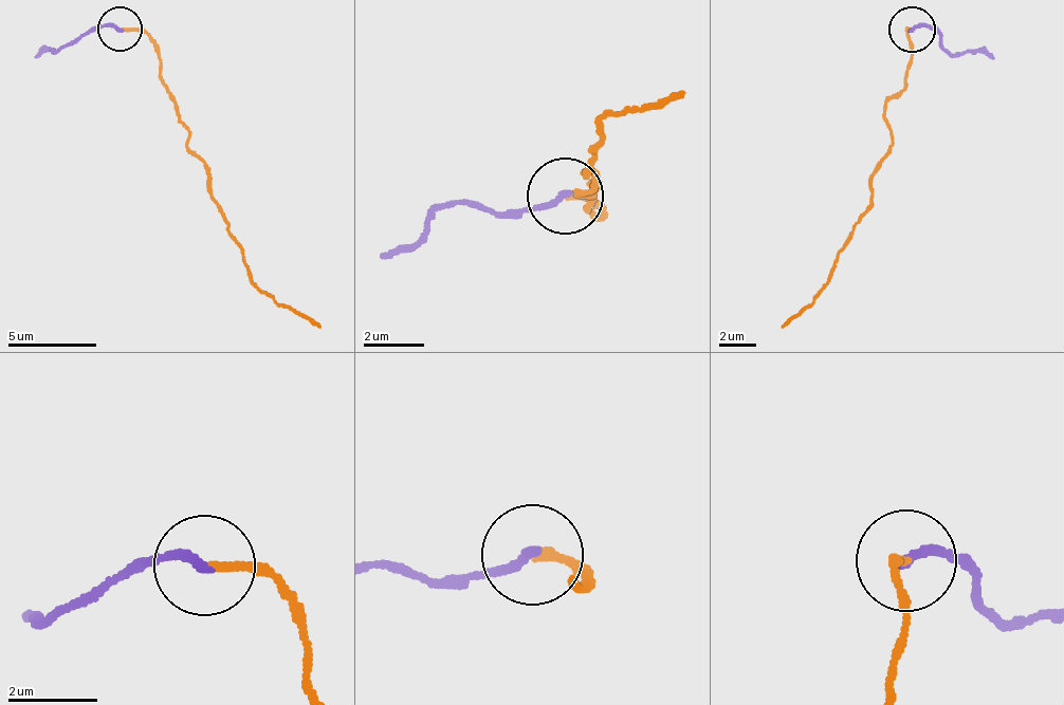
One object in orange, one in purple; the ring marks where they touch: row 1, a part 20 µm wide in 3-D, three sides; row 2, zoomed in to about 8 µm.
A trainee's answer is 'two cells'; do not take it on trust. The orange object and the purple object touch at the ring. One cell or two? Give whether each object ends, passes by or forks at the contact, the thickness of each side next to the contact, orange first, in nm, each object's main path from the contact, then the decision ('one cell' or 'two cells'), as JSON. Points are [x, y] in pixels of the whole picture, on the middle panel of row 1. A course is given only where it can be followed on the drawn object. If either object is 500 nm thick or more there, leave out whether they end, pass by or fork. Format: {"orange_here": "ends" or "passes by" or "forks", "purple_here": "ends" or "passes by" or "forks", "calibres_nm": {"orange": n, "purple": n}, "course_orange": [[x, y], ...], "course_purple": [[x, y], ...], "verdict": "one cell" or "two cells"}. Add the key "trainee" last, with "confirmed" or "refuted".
{"orange_here": "ends", "purple_here": "ends", "calibres_nm": {"orange": 180, "purple": 220}, "course_orange": [[568, 198], [594, 196], [601, 221], [581, 209], [593, 179], [576, 197], [593, 184], [595, 125], [685, 94]], "course_purple": [[568, 198], [500, 216], [456, 201], [411, 247], [381, 256]], "verdict": "one cell", "trainee": "refuted"}

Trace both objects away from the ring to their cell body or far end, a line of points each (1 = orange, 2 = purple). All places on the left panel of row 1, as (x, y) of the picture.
1: (121, 28), (136, 26), (161, 54), (159, 80), (187, 146), (204, 167), (246, 273), (276, 302), (322, 326)
2: (121, 28), (85, 31), (36, 58)

